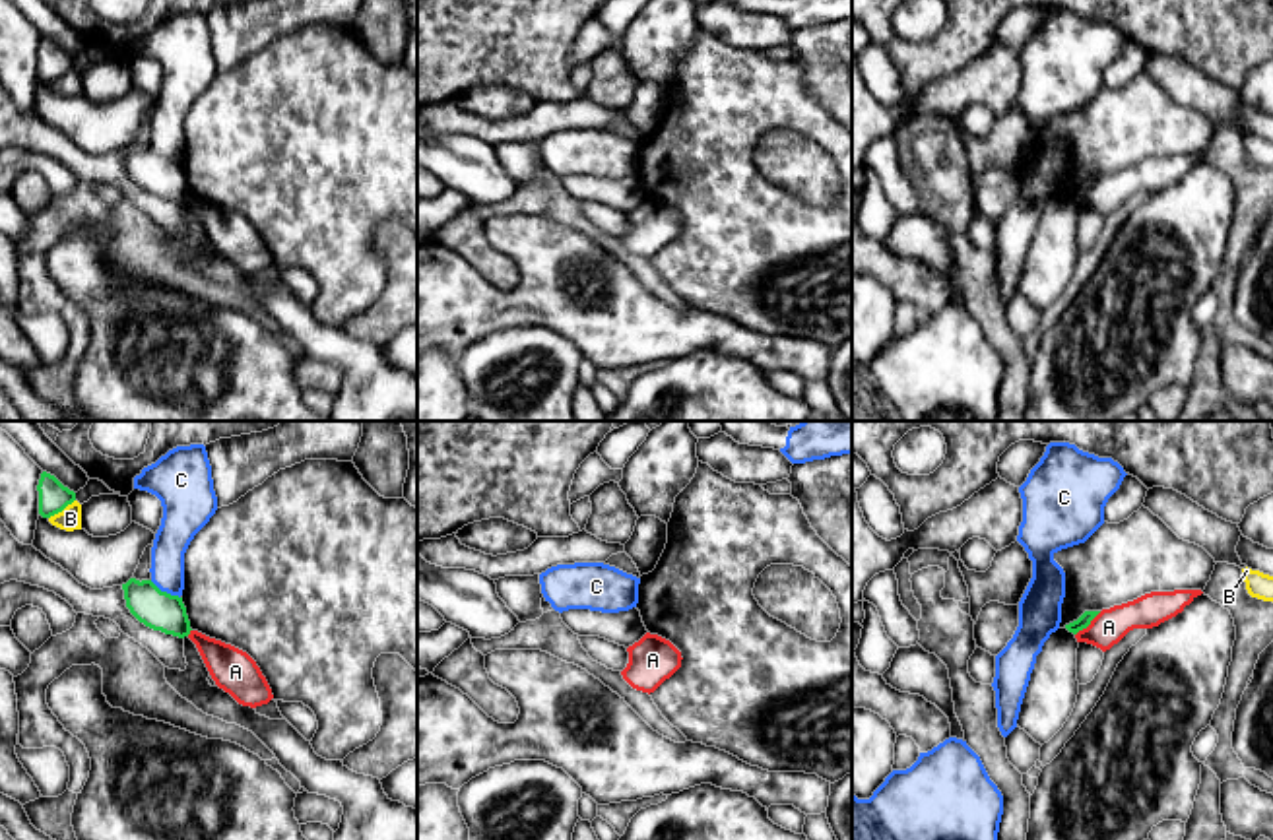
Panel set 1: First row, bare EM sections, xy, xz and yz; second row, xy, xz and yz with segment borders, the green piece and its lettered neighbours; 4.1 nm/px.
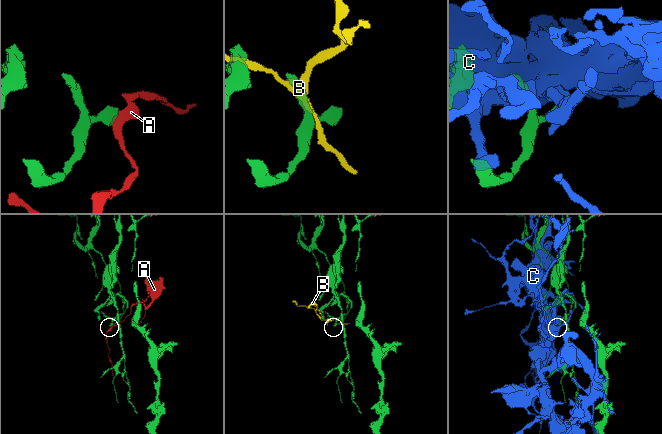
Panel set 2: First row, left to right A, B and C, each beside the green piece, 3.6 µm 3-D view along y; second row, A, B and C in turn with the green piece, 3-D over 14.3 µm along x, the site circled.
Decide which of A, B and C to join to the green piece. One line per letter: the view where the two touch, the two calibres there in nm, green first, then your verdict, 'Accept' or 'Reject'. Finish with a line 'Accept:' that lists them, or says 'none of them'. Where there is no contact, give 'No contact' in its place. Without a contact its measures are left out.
A: Touches green in yz. Thickness 60 nm (green) against 150 nm. Reject
B: Touches green in xy. Thickness 130 nm (green) against 100 nm. Reject
C: Touches green in xy. Thickness 160 nm (green) against 140 nm. Reject
Accept: none of them

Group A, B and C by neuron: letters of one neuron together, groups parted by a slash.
A / B / C

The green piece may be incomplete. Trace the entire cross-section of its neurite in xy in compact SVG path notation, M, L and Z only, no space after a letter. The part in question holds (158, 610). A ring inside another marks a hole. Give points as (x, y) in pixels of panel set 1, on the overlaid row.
M130 578L122 590L126 607L146 627L179 638L190 634L182 598L161 592L151 580Z

